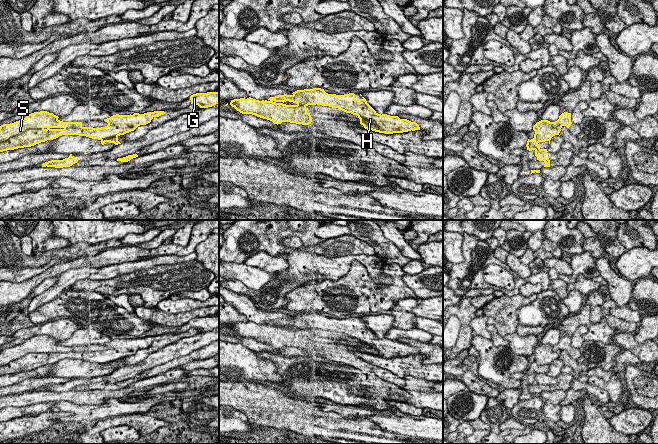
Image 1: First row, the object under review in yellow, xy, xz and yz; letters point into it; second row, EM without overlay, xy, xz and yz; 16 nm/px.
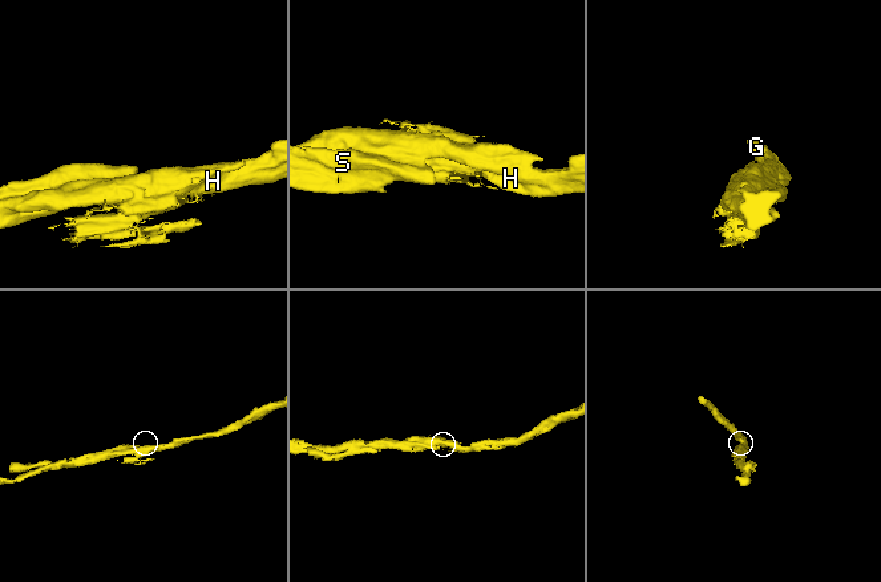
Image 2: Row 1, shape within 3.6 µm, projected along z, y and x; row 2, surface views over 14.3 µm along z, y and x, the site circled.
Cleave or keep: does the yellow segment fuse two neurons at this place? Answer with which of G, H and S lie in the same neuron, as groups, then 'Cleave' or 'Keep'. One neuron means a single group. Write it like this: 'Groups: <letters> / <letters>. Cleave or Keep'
Groups: G H / S. Cleave

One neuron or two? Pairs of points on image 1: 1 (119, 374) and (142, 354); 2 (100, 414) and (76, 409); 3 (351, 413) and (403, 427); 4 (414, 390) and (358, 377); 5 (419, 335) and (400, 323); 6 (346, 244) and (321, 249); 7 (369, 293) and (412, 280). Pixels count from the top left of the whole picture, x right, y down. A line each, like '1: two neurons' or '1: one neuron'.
1: two neurons
2: one neuron
3: one neuron
4: two neurons
5: two neurons
6: one neuron
7: two neurons

